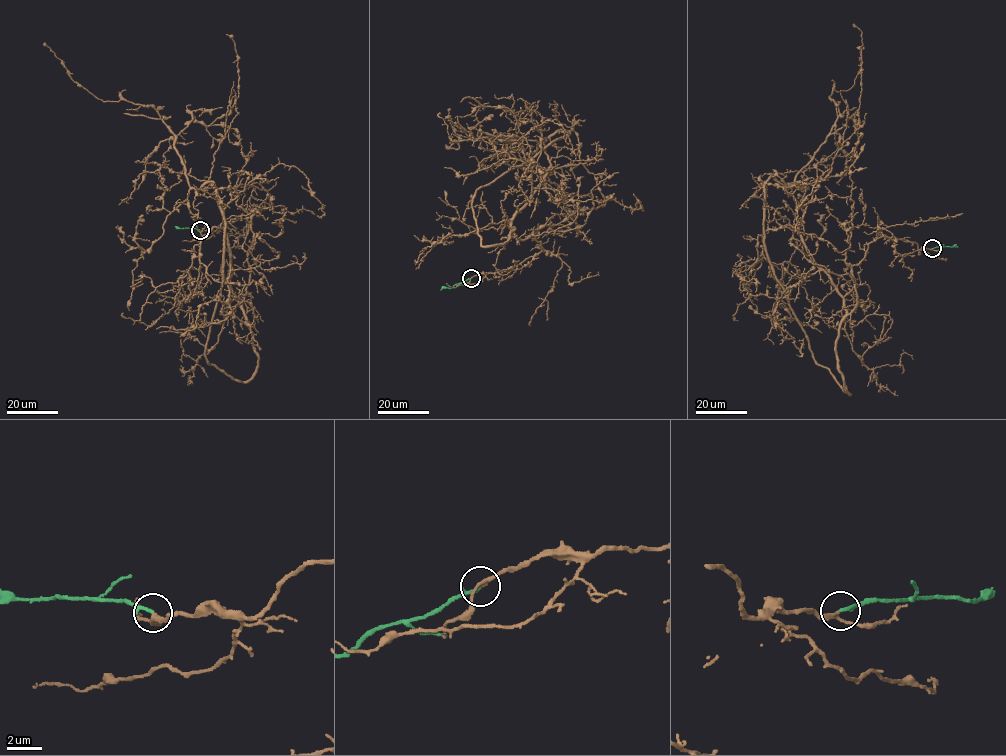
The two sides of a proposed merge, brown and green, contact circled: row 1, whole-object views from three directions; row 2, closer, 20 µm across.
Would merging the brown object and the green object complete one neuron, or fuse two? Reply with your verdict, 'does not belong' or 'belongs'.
belongs

